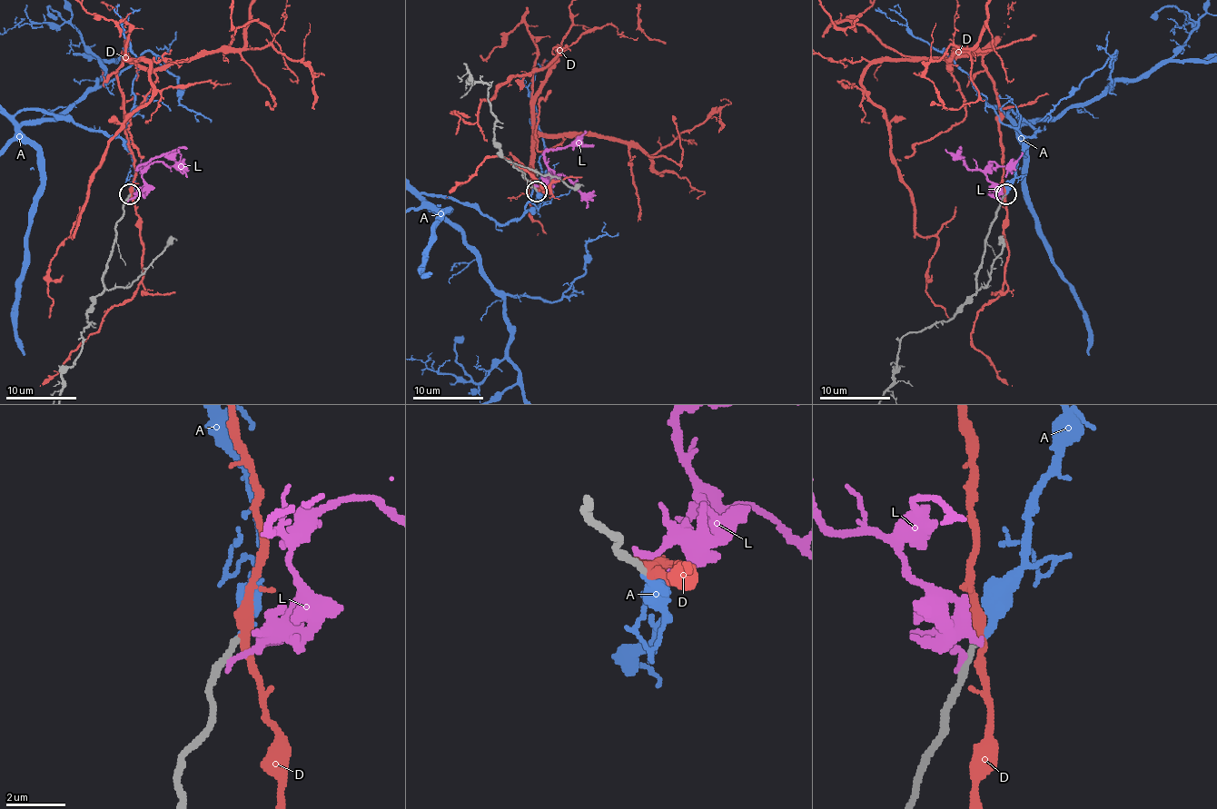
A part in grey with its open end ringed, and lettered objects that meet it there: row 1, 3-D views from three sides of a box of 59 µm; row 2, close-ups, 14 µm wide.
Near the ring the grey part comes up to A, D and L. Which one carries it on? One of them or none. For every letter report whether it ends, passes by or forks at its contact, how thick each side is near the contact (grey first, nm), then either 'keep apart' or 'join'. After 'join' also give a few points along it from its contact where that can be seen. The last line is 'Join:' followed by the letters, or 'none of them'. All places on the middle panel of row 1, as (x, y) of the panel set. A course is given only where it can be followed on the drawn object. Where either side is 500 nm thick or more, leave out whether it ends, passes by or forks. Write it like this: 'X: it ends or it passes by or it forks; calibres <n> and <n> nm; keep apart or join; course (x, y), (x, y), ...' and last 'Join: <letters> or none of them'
A: it ends; calibres 220 and 260 nm; join
D: it passes by; calibres 220 and 320 nm; keep apart
L: it ends; calibres 320 and 190 nm; keep apart
Join: A

